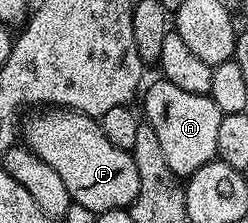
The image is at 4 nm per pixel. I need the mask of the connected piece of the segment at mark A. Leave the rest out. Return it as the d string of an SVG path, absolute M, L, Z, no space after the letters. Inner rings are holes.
M164 79L146 88L144 124L149 125L163 147L163 155L175 171L175 175L187 179L199 167L214 160L219 147L219 123L223 114L215 107L213 100L207 95L195 95L191 91L182 91L175 83Z

